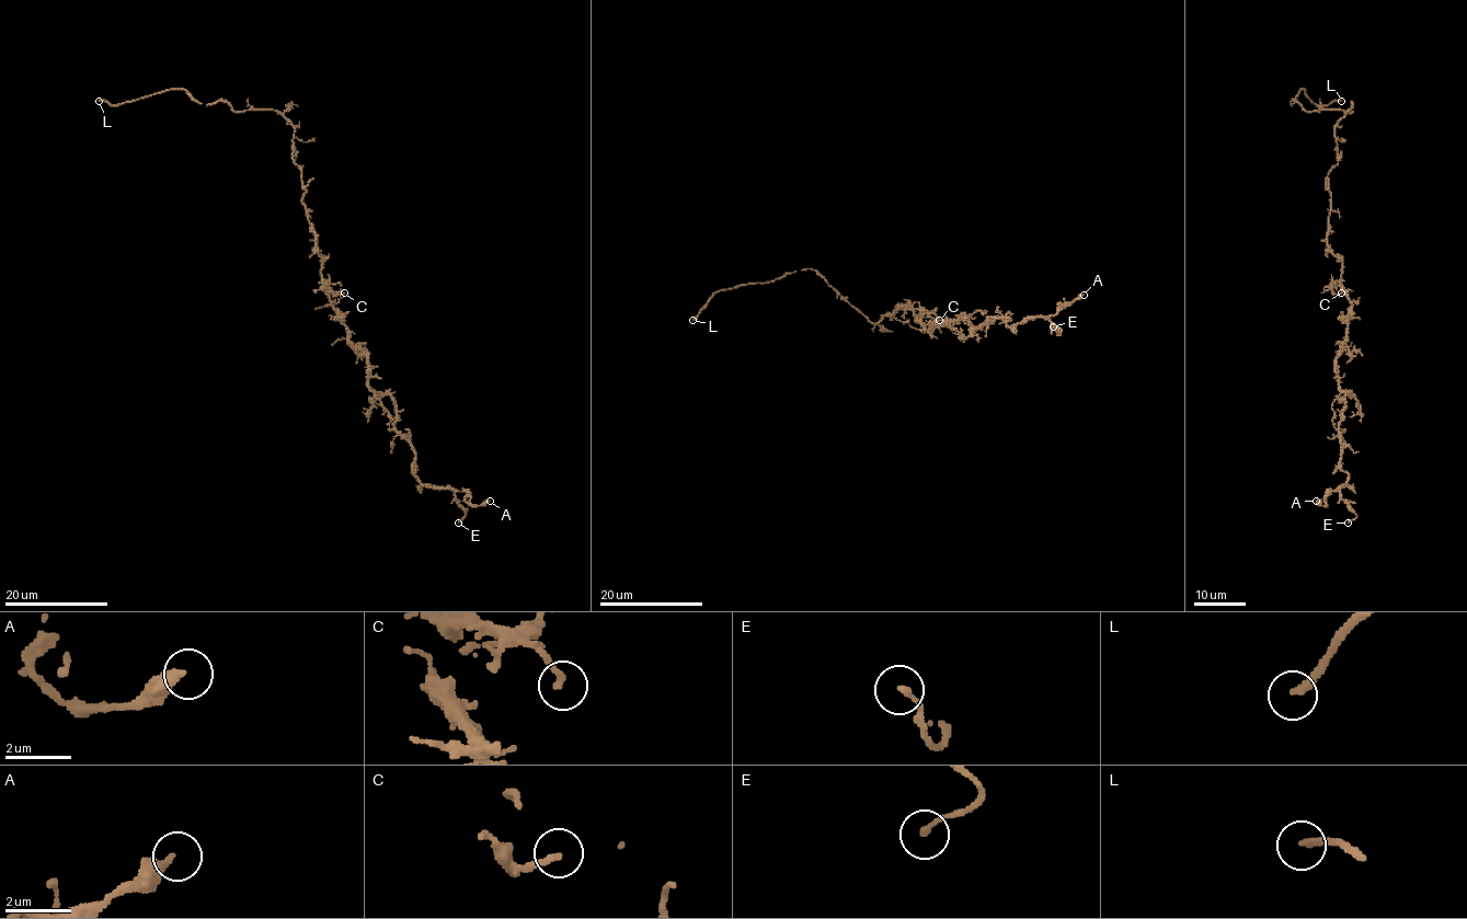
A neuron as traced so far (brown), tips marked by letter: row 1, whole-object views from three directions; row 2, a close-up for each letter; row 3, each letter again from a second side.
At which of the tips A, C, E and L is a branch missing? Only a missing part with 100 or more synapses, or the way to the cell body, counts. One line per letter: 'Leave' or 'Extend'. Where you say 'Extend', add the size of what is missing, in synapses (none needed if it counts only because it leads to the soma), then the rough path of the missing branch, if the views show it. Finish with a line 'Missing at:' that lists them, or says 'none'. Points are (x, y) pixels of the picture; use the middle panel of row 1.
A: Leave
C: Leave
E: Leave
L: Extend
Missing at: L

